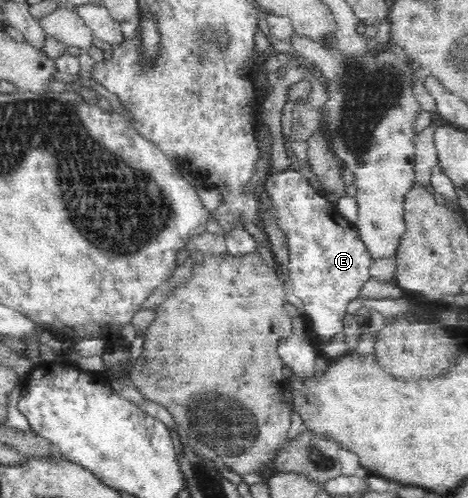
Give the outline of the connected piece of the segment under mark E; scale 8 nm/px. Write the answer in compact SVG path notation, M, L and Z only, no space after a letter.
M289 170L284 173L272 173L268 179L268 194L272 198L272 207L276 210L275 217L280 229L288 238L290 261L288 264L290 292L302 299L304 315L312 323L310 329L325 341L343 331L343 318L347 315L347 306L354 299L361 297L363 285L371 278L369 271L372 256L358 232L357 225L344 219L336 207L327 201L316 189L312 189L306 177Z

